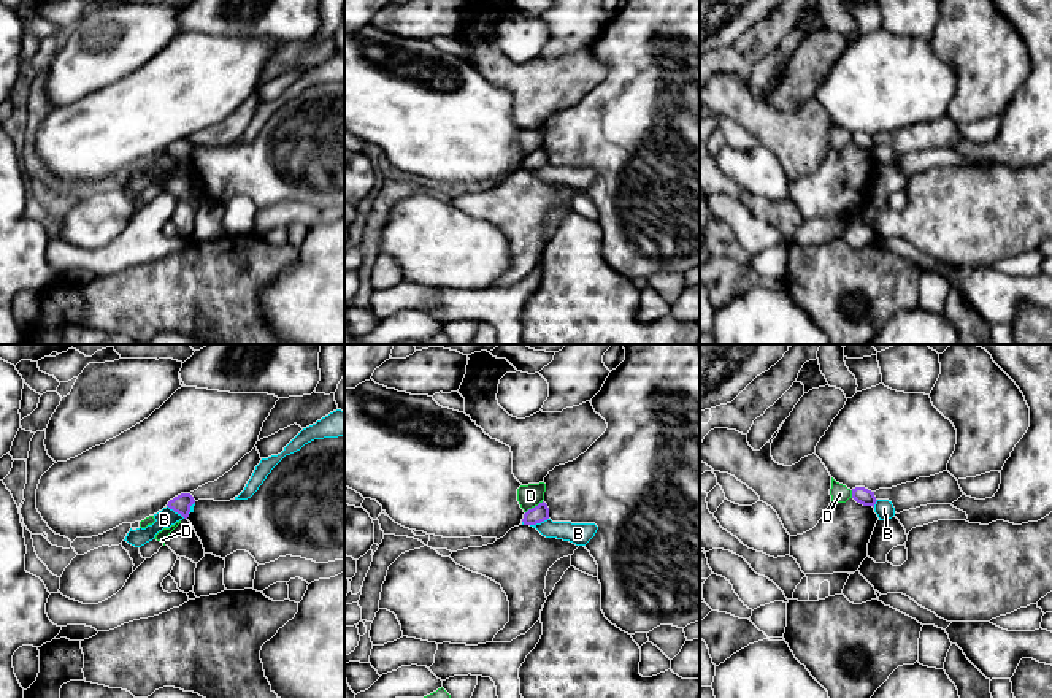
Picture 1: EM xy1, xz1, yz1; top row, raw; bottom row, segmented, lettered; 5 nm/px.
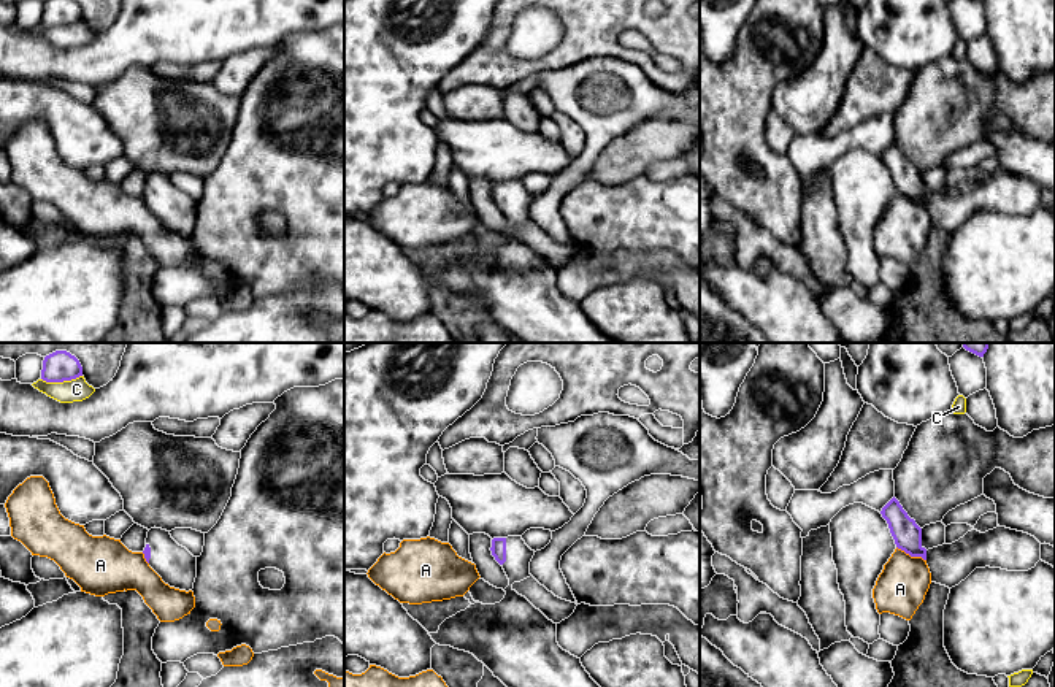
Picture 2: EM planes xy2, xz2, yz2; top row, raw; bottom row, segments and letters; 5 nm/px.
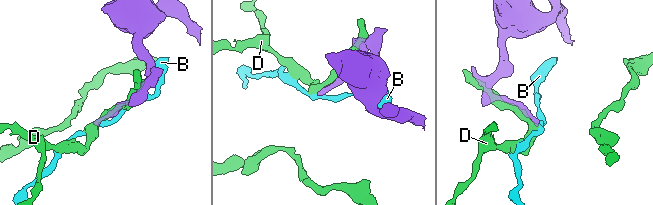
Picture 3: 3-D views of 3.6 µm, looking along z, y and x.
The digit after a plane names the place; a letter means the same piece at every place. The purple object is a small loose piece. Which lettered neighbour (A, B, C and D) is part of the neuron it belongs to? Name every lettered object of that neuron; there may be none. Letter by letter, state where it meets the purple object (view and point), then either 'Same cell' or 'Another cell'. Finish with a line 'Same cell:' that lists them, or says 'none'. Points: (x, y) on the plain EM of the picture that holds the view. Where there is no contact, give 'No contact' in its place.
A: Touches purple at yz2 (911, 200). Another cell
B: Touches purple at xz1 (538, 167). Another cell
C: Touches purple at xy2 (61, 26). Another cell
D: Touches purple at xz1 (535, 151). Another cell
Same cell: none

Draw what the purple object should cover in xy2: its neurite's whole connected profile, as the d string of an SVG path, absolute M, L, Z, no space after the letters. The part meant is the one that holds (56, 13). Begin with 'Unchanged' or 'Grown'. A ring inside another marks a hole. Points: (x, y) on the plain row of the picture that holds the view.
Unchanged. M46 0L41 24L46 27L63 27L82 21L82 11L75 0Z

